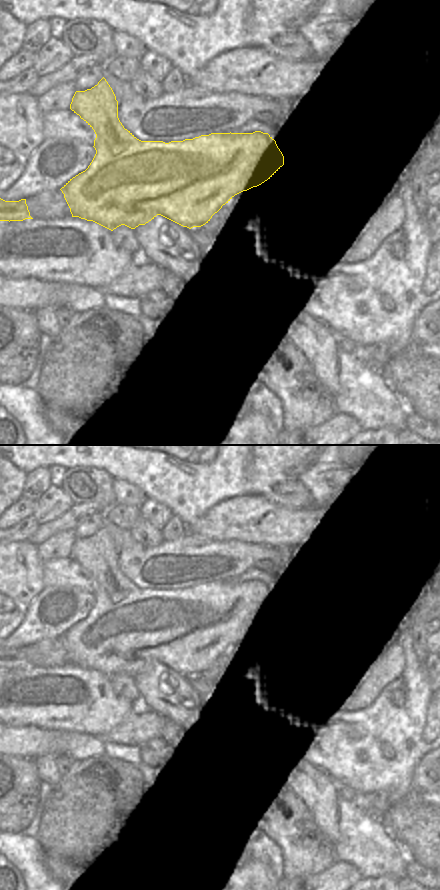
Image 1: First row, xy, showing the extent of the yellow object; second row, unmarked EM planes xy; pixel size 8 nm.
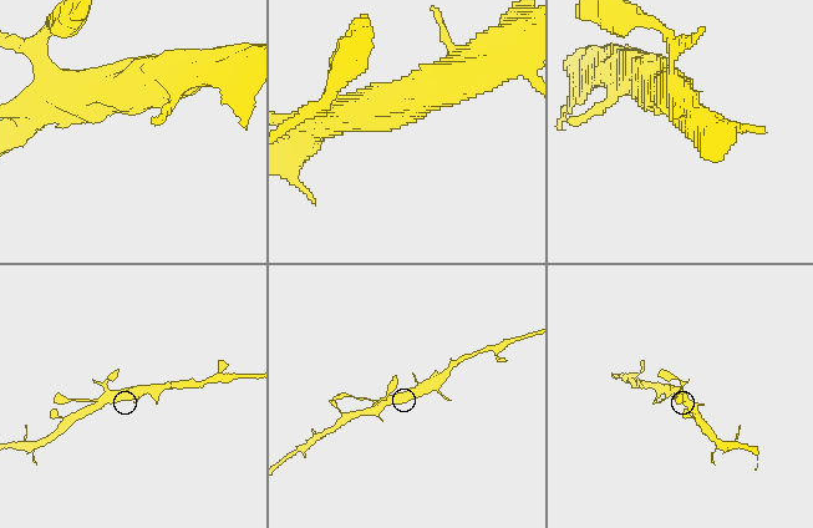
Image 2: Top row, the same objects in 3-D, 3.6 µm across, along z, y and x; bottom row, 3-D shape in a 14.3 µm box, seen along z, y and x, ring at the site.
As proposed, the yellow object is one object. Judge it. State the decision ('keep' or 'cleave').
keep

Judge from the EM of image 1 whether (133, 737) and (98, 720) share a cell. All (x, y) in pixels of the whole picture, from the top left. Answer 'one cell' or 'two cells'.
two cells

